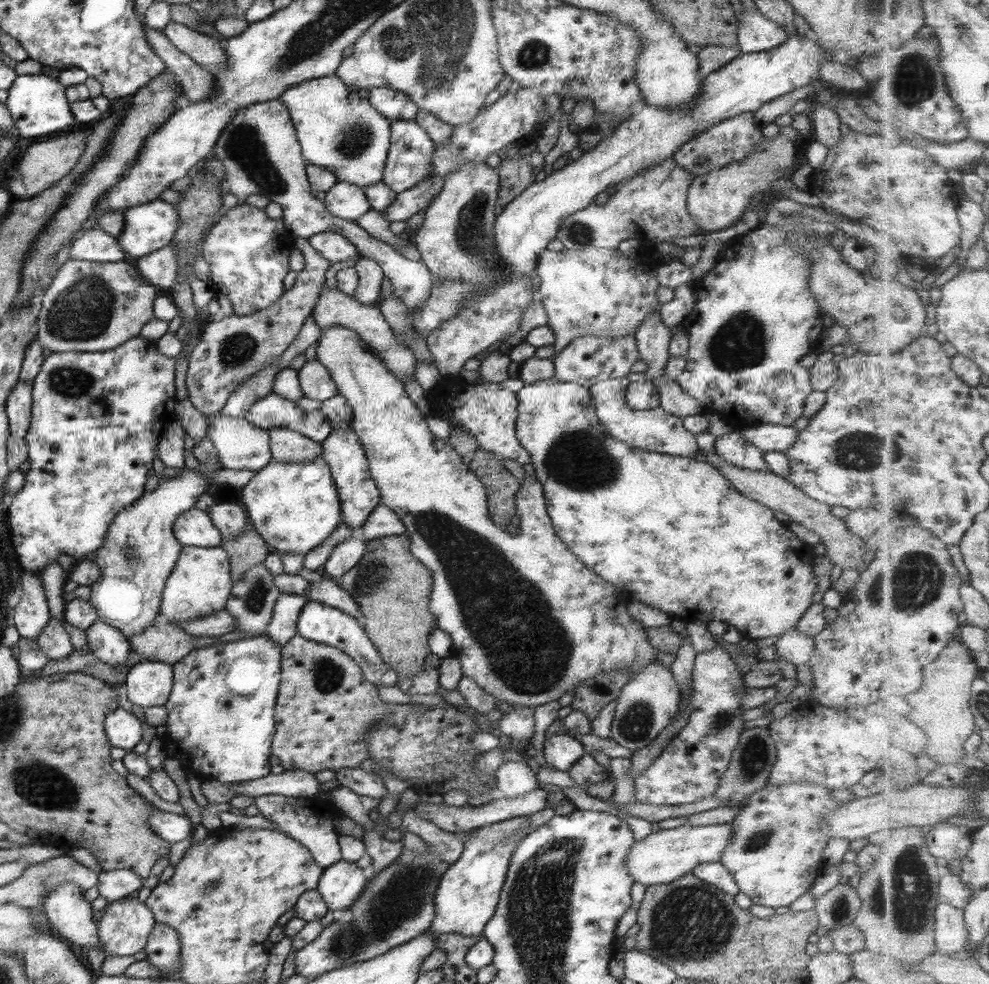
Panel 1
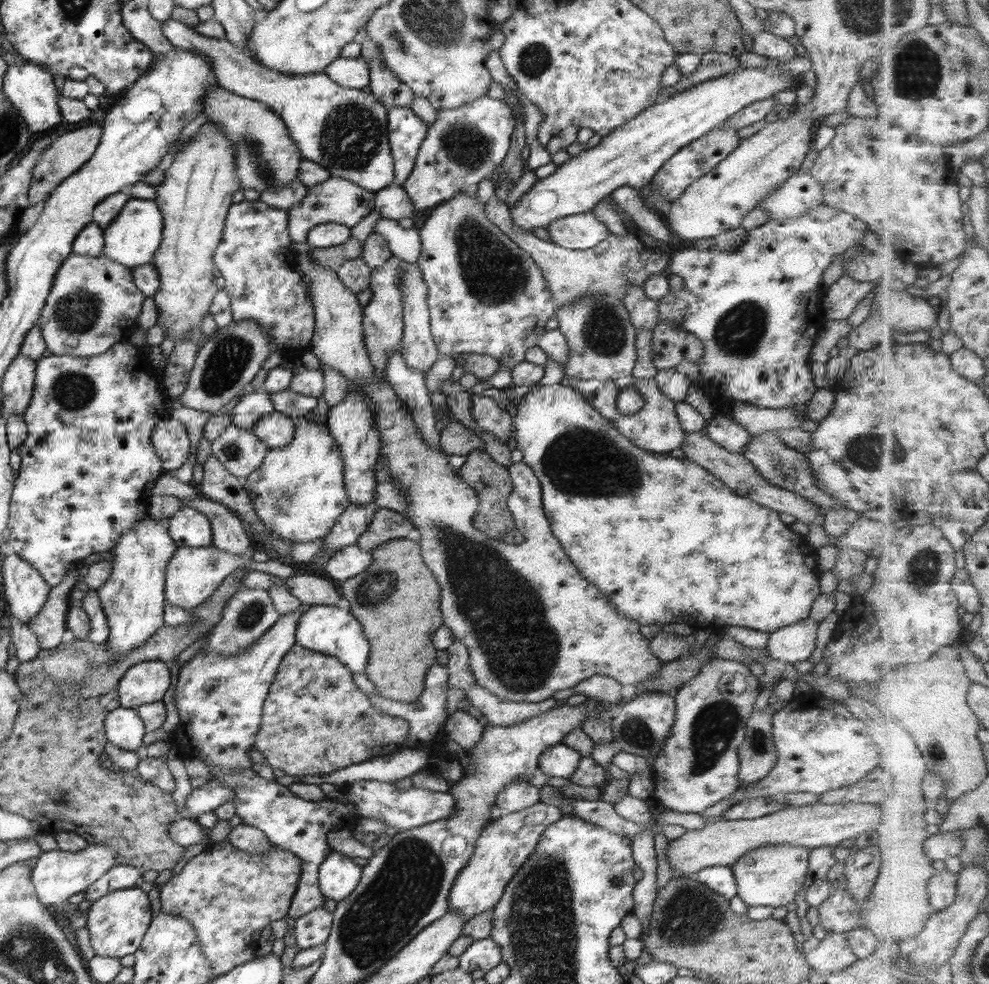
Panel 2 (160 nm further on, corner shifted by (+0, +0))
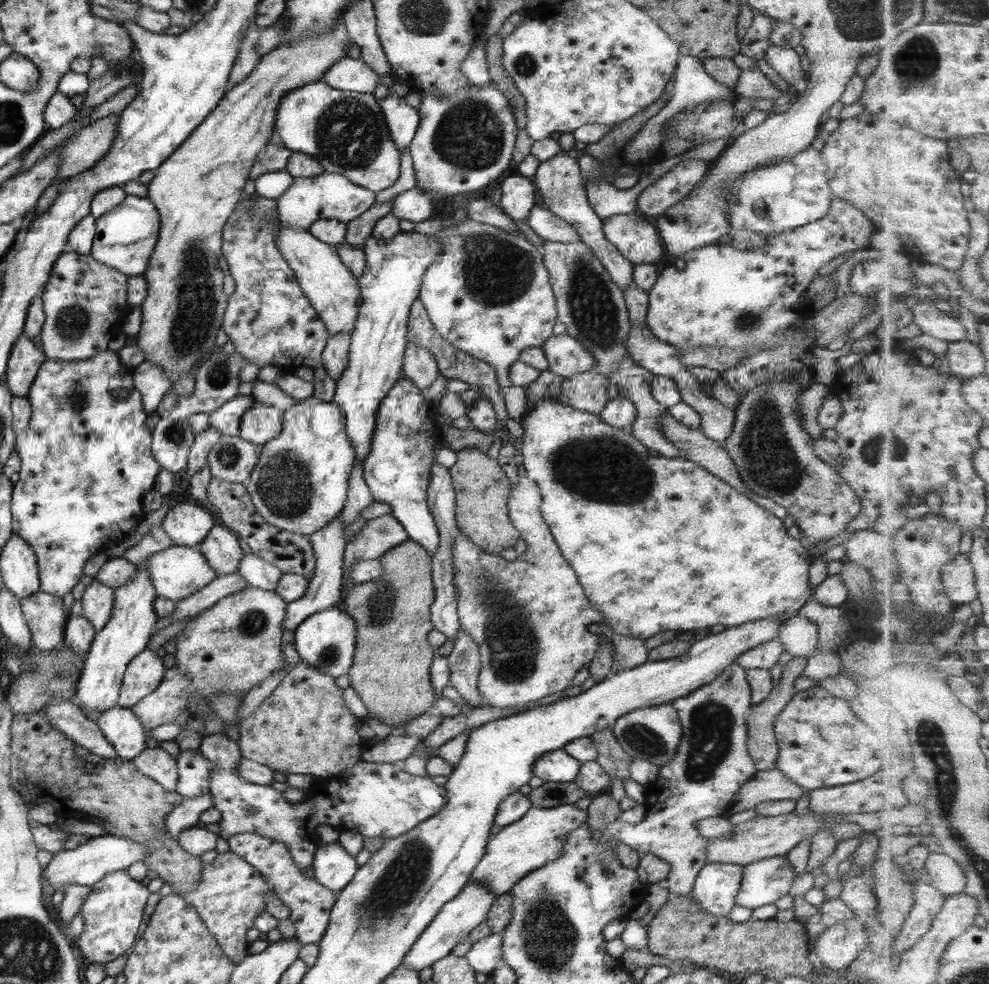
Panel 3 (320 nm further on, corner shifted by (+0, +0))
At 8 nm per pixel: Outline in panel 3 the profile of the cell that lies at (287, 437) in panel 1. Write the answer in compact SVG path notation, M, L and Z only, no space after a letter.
M253 401L239 419L238 437L260 447L281 430L281 415L278 408Z

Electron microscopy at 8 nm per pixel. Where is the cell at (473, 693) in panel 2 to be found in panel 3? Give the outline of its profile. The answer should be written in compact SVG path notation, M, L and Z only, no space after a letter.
M461 626L456 630L452 649L446 659L450 672L448 683L472 708L481 706L476 689L480 663L478 646Z

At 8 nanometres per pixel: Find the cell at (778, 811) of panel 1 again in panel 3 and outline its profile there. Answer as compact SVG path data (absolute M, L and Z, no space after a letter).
M785 855L747 864L741 871L741 885L735 895L735 904L749 910L773 904L788 894L795 877Z

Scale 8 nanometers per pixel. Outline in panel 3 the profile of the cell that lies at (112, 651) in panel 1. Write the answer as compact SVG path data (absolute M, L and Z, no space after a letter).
M94 579L84 588L80 603L82 604L81 616L85 617L96 630L102 629L112 615L114 589L106 587Z

